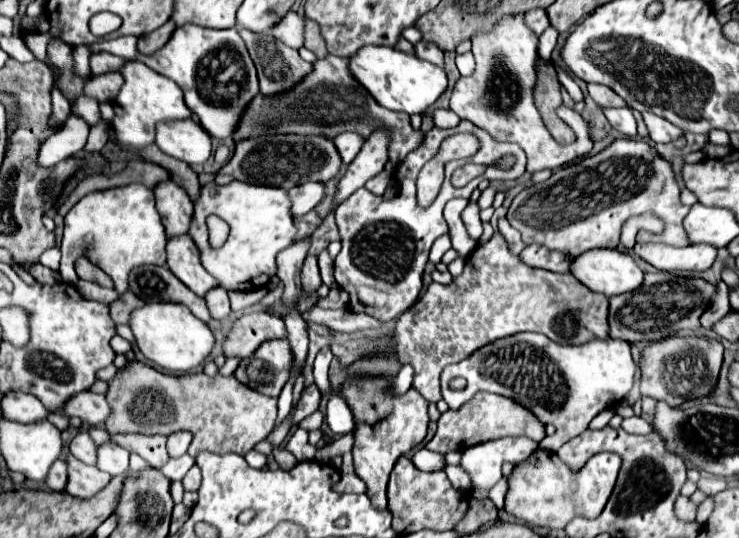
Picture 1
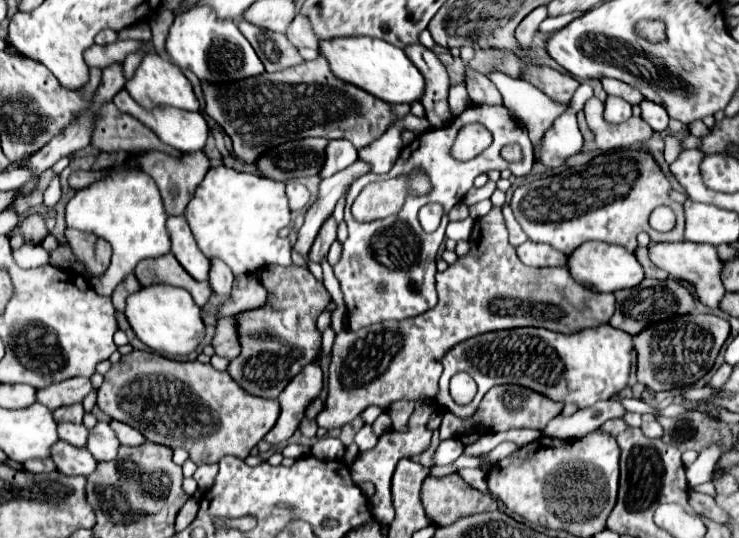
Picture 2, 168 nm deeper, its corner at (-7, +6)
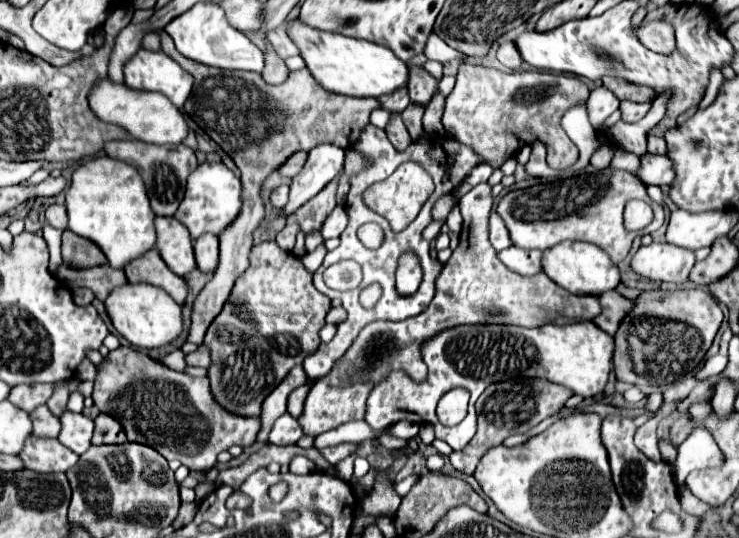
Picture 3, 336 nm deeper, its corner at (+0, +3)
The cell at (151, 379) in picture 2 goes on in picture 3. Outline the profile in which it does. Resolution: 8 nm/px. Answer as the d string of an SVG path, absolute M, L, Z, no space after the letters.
M118 347L98 367L92 399L94 405L100 409L100 413L112 415L116 421L120 421L120 425L128 435L128 441L154 447L162 457L166 457L168 461L178 459L190 471L210 471L216 465L218 453L228 451L232 445L240 447L254 445L256 435L260 431L260 417L242 417L220 407L220 403L212 399L210 383L206 377L192 377L184 371L174 371L132 347Z

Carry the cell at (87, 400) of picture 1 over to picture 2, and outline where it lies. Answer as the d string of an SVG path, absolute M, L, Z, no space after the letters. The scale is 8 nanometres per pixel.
M71 378L71 380L61 380L57 384L49 384L47 388L37 390L35 400L45 404L49 410L57 410L59 406L75 404L81 402L89 392L93 390L89 378Z

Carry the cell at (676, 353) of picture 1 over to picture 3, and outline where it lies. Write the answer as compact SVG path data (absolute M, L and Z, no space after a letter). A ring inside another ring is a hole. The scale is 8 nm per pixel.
M702 289L642 293L614 337L616 379L636 387L664 387L692 373L710 349L722 319L716 299ZM660 297L664 299L660 301Z

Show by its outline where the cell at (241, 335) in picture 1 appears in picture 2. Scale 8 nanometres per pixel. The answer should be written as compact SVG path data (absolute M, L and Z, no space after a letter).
M223 318L217 322L211 346L215 348L217 356L223 356L227 360L233 360L239 354L239 342L237 342L237 330L233 318Z

